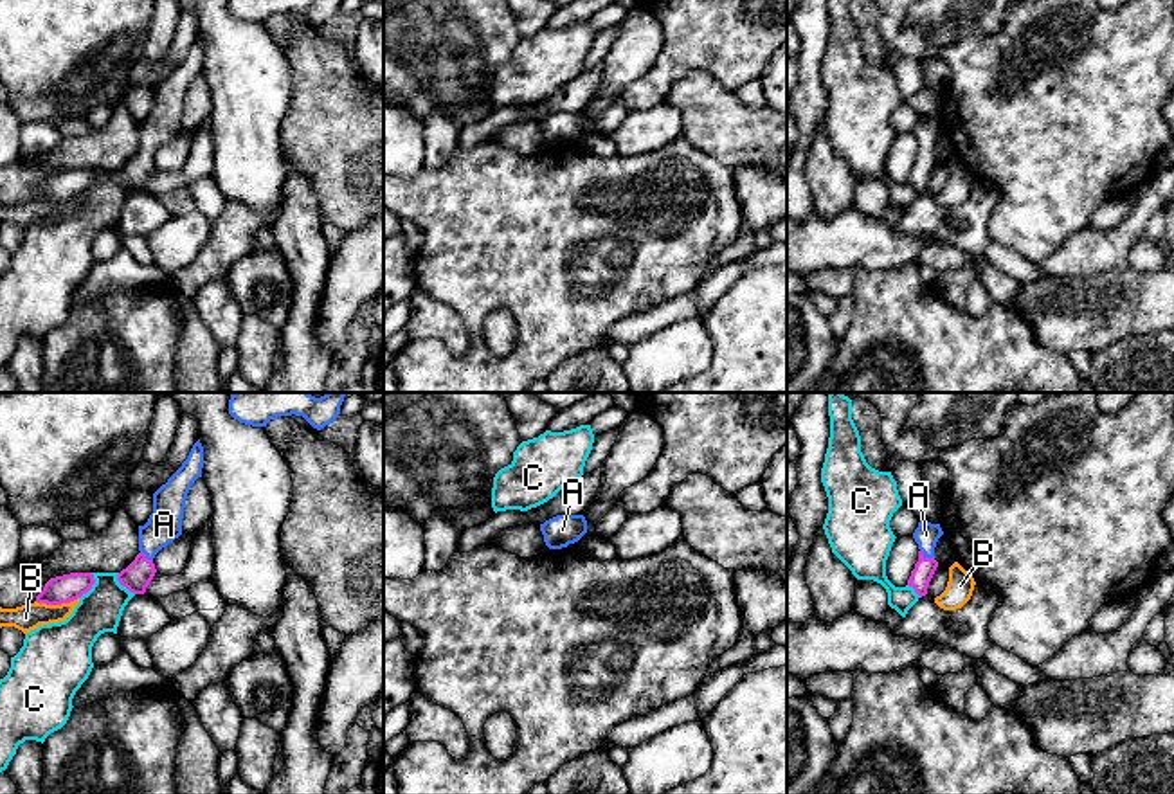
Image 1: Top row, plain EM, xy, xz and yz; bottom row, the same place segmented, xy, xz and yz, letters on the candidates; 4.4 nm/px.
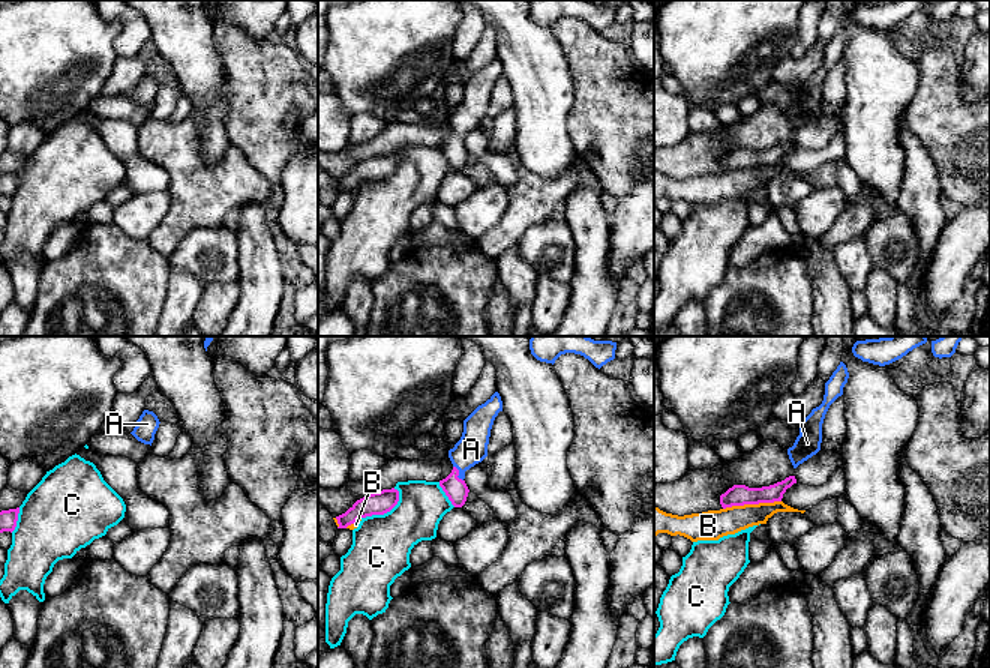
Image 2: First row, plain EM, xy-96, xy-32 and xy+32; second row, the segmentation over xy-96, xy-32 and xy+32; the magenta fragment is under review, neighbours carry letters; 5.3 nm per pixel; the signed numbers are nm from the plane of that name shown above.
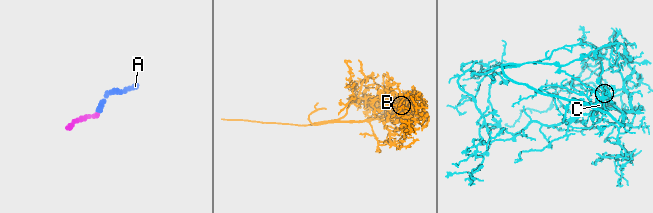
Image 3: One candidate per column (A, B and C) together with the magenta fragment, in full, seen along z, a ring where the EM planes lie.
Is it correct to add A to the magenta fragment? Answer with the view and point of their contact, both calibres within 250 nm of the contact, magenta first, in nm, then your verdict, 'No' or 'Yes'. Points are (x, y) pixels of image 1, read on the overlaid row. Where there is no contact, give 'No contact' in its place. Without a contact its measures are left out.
Touches magenta at yz (926, 559). Thickness 90 nm (magenta) against 110 nm. Yes

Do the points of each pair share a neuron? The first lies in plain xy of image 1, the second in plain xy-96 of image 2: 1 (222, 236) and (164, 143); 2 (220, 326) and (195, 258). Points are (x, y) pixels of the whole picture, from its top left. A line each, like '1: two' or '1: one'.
1: one
2: two

